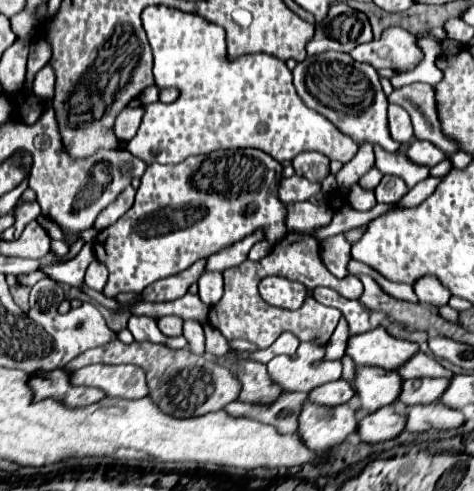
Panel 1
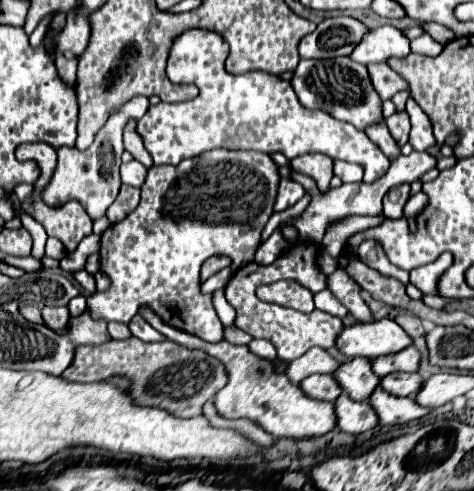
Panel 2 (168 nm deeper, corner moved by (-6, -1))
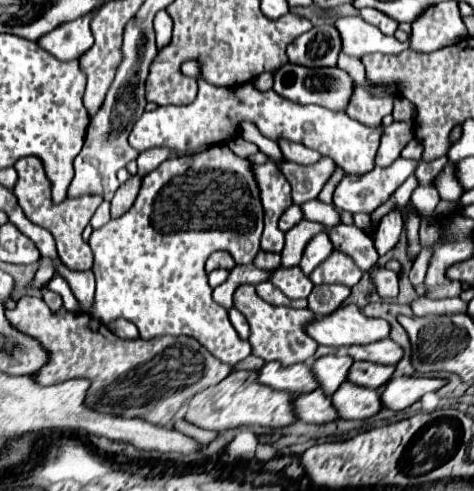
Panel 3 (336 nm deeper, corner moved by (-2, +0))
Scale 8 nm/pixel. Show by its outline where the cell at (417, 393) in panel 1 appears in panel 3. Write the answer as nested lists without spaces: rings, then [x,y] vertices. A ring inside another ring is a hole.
[[[353,361],[347,373],[347,381],[361,385],[361,387],[379,389],[383,387],[383,383],[387,383],[387,379],[391,379],[393,373],[395,373],[395,367],[391,365],[379,365],[371,361]]]

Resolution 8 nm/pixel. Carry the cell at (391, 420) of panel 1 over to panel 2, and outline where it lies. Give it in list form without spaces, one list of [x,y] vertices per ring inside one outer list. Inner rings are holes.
[[[347,394],[339,396],[339,402],[335,402],[335,412],[339,416],[339,430],[347,434],[363,434],[379,424],[371,404],[355,402]]]

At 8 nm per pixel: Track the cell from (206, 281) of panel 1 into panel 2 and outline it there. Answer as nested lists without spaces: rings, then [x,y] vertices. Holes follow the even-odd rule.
[[[215,290],[211,298],[213,298],[213,306],[215,306],[215,310],[217,310],[217,314],[219,314],[223,326],[233,326],[235,310],[233,310],[233,306],[227,302],[225,292],[223,292],[223,290]]]

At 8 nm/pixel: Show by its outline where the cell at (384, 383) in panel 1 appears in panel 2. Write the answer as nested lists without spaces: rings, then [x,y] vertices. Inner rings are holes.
[[[353,358],[341,364],[333,376],[339,380],[343,392],[359,402],[367,402],[371,394],[381,386],[381,376],[375,376],[371,362],[363,358]]]

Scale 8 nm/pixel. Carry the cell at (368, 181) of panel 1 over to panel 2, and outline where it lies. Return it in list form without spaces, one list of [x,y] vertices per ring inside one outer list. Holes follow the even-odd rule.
[[[191,28],[175,36],[169,48],[167,76],[175,84],[195,84],[199,88],[199,96],[191,102],[179,104],[159,102],[157,106],[150,106],[137,122],[137,132],[143,138],[145,150],[157,166],[175,166],[181,160],[199,156],[201,152],[227,148],[257,150],[265,154],[281,152],[289,160],[301,154],[321,152],[333,160],[363,164],[362,181],[365,183],[371,183],[387,172],[391,162],[383,156],[383,152],[379,152],[365,132],[327,116],[327,112],[307,110],[295,96],[291,82],[281,80],[279,76],[261,70],[229,74],[225,70],[227,54],[227,40],[213,30]]]

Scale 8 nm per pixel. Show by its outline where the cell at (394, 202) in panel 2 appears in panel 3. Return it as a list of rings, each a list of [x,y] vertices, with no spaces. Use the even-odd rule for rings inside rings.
[[[391,211],[391,215],[387,215],[387,219],[383,219],[383,223],[379,223],[377,233],[373,237],[379,257],[383,257],[387,251],[391,251],[397,245],[401,231],[403,231],[401,213],[399,211]]]

